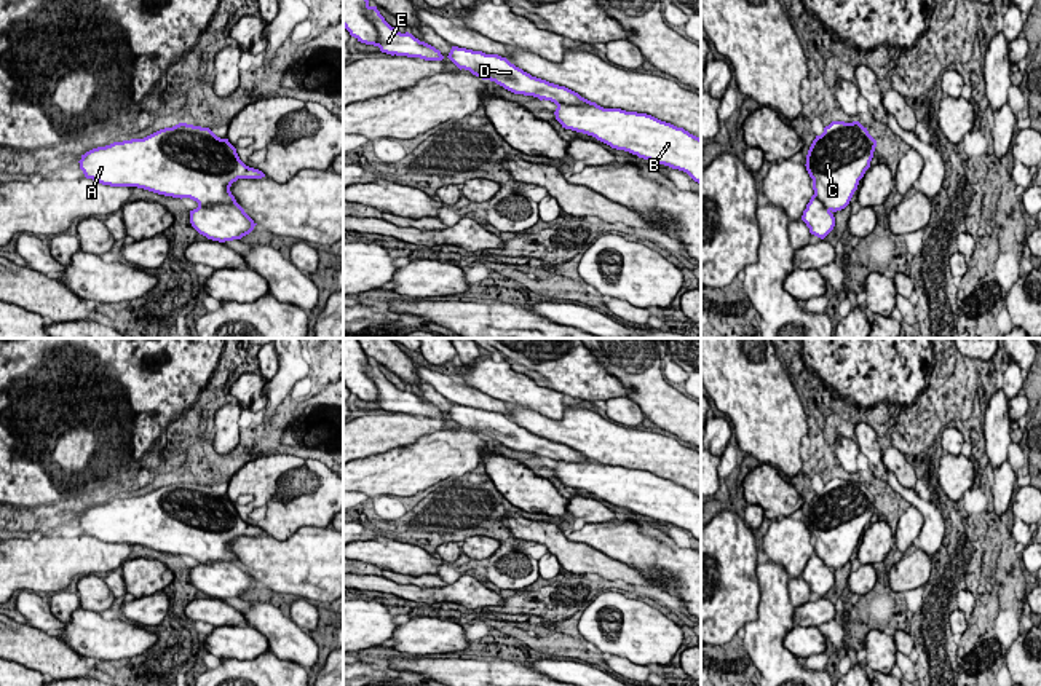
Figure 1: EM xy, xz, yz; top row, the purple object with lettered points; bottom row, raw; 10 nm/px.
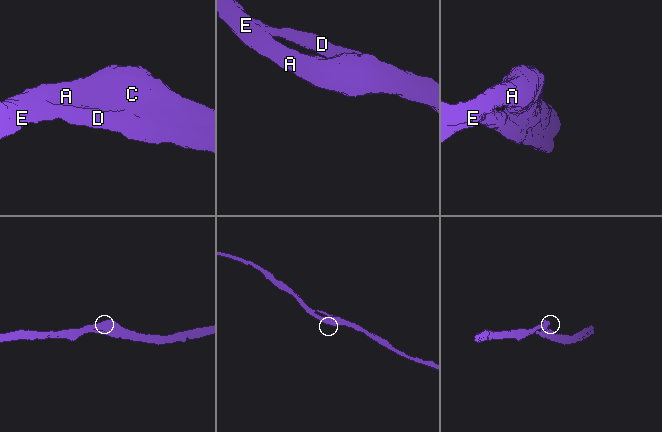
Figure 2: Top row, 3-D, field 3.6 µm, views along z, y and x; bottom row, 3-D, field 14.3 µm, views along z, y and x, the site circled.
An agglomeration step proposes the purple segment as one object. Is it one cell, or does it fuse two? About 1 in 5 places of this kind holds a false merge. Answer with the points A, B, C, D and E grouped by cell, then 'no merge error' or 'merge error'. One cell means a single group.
A B C D E | no merge error

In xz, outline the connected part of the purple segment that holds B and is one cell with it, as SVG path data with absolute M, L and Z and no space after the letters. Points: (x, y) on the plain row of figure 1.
M452 404L447 415L460 428L495 439L514 451L554 459L556 477L565 487L592 493L612 506L629 509L655 522L683 528L701 541L701 496L683 485L647 471L604 466L565 444L532 434L498 412Z

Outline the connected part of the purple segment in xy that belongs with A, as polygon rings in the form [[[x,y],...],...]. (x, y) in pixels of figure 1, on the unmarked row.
[[[179,480],[172,485],[160,487],[144,496],[113,499],[105,504],[93,506],[81,512],[78,520],[86,536],[93,536],[102,542],[137,544],[164,554],[180,557],[190,555],[196,558],[198,565],[190,568],[190,581],[208,597],[219,600],[241,597],[257,582],[236,560],[230,544],[238,536],[262,536],[265,531],[259,526],[246,523],[239,517],[236,506],[228,499],[228,496],[217,495],[209,485]]]

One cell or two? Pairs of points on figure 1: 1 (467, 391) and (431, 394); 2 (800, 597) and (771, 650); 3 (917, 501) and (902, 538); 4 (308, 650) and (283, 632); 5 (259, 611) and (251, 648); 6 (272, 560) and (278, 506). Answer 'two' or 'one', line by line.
1: two
2: one
3: two
4: one
5: two
6: two

